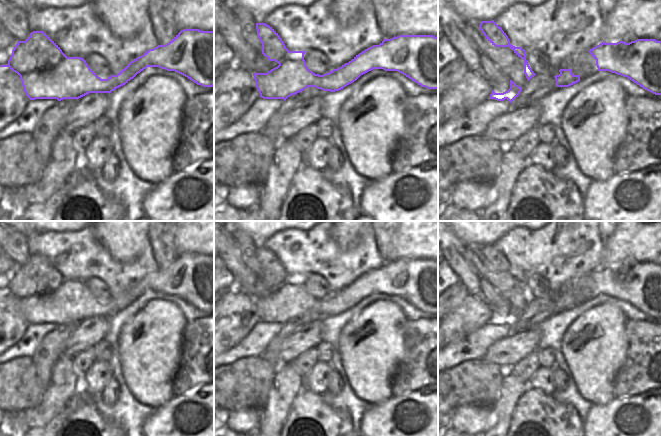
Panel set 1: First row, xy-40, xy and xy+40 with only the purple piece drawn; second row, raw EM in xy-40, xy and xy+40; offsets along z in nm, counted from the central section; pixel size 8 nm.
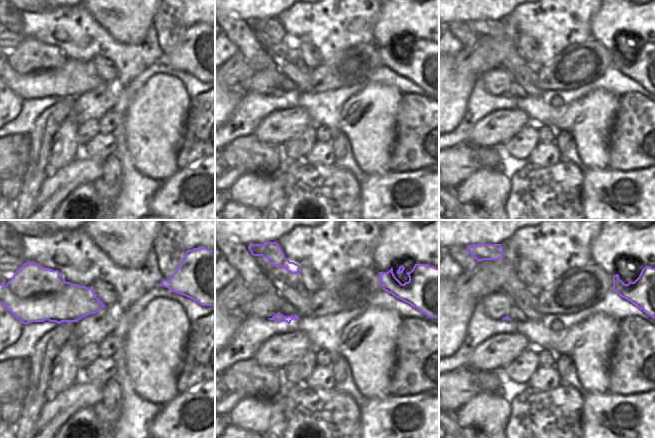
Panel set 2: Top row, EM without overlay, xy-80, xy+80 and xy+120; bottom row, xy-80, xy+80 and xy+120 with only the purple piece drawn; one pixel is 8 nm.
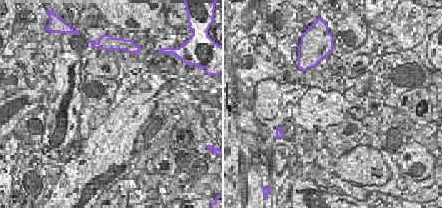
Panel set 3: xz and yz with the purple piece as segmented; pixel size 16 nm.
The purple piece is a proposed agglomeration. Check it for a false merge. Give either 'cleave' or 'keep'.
cleave

